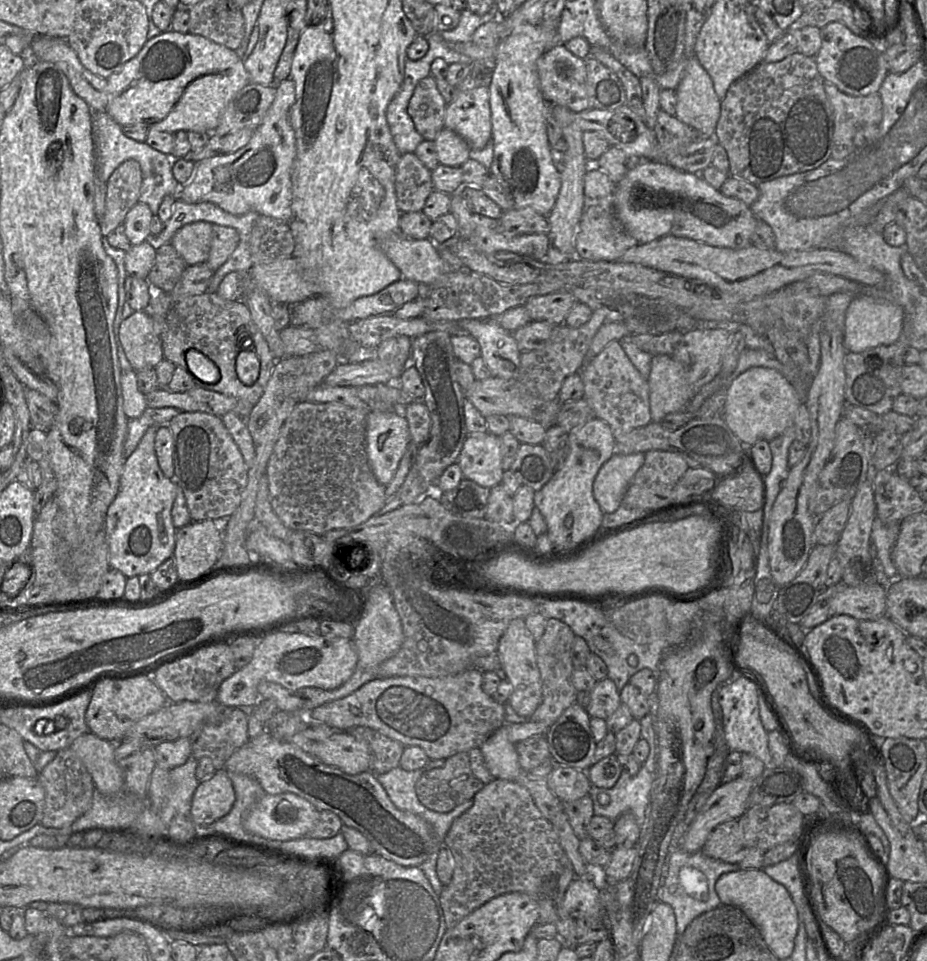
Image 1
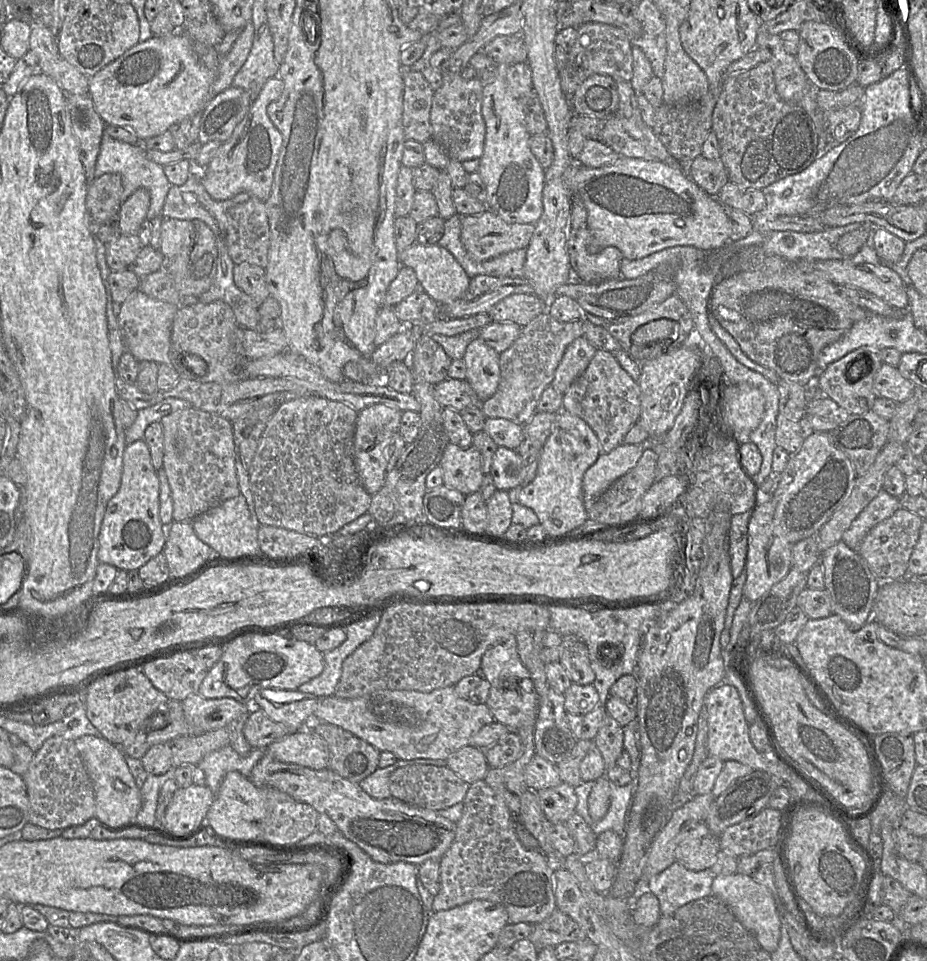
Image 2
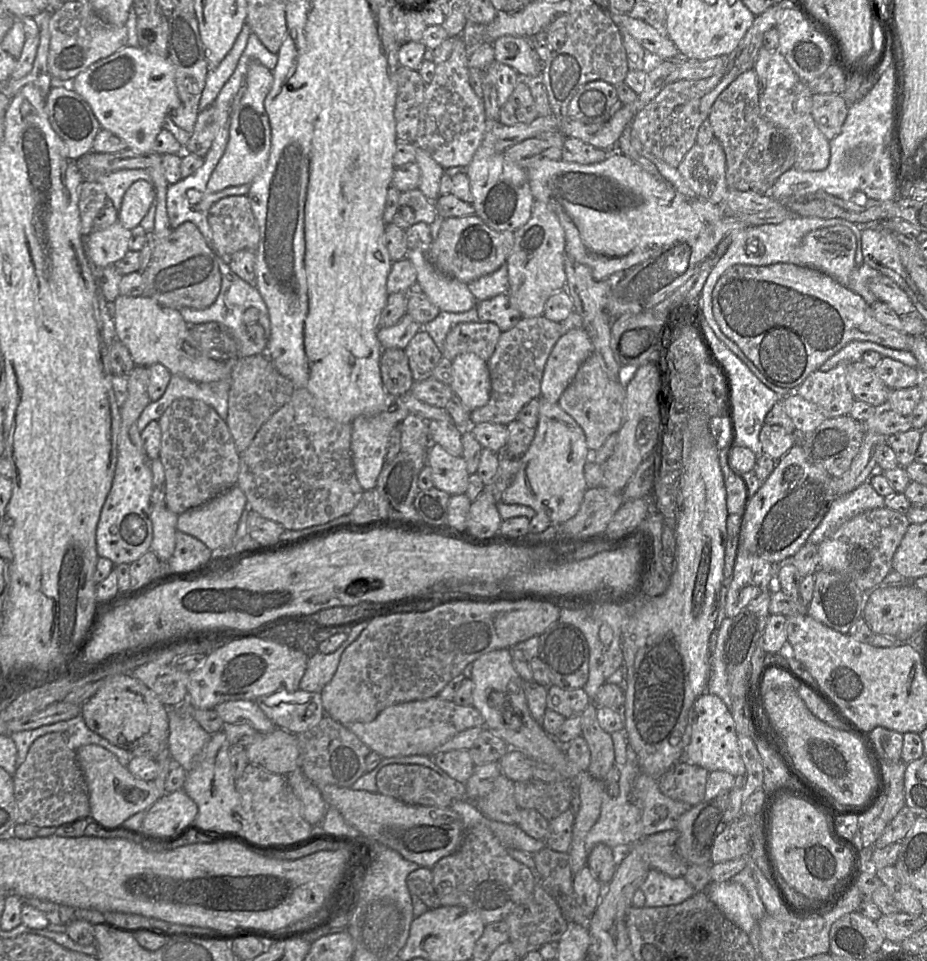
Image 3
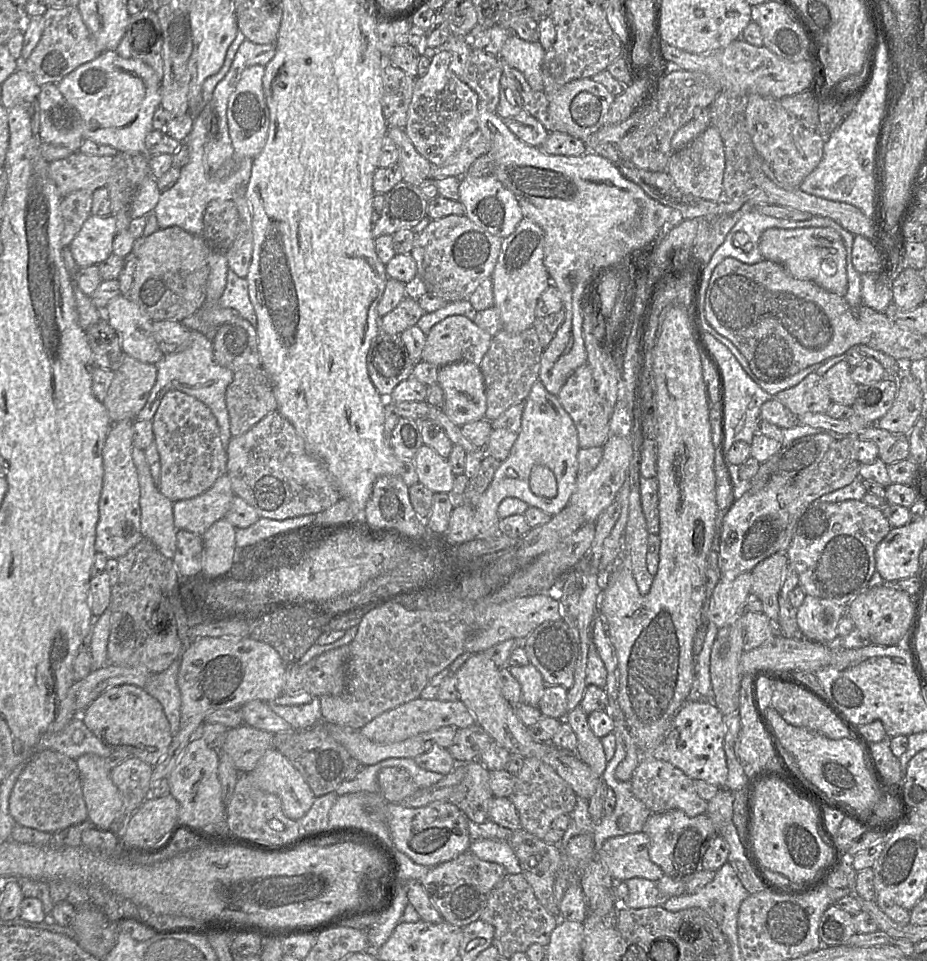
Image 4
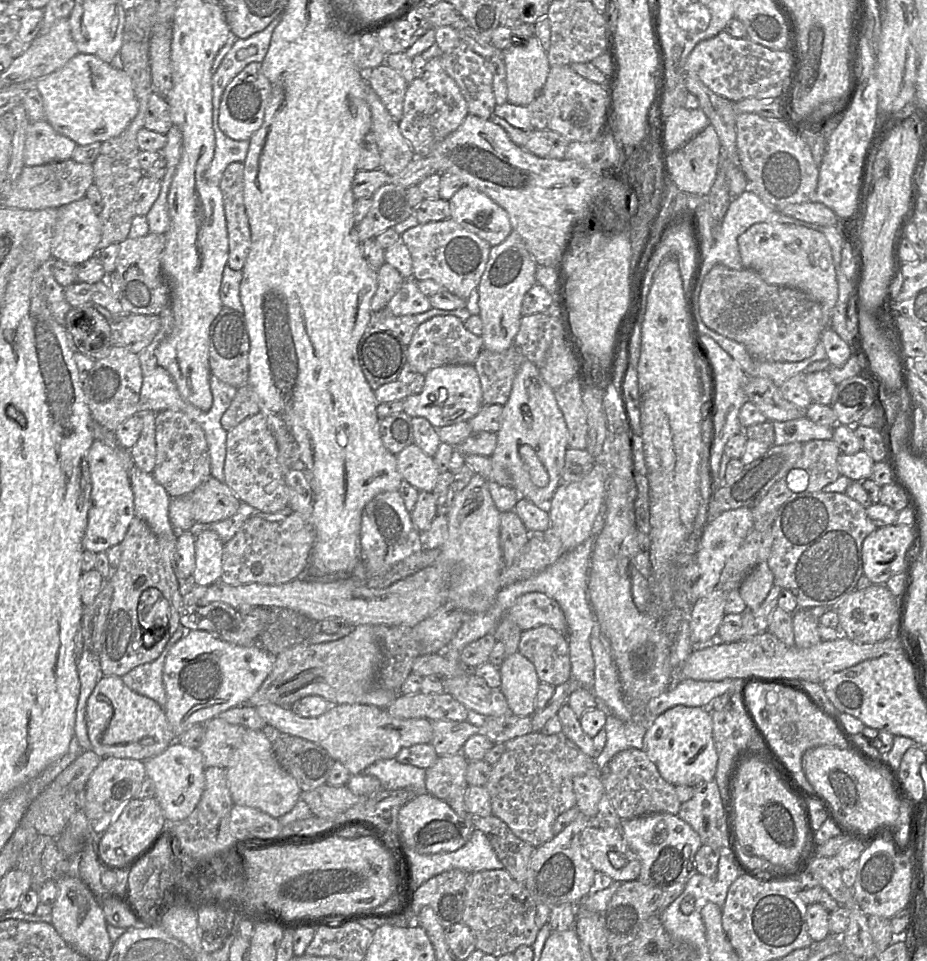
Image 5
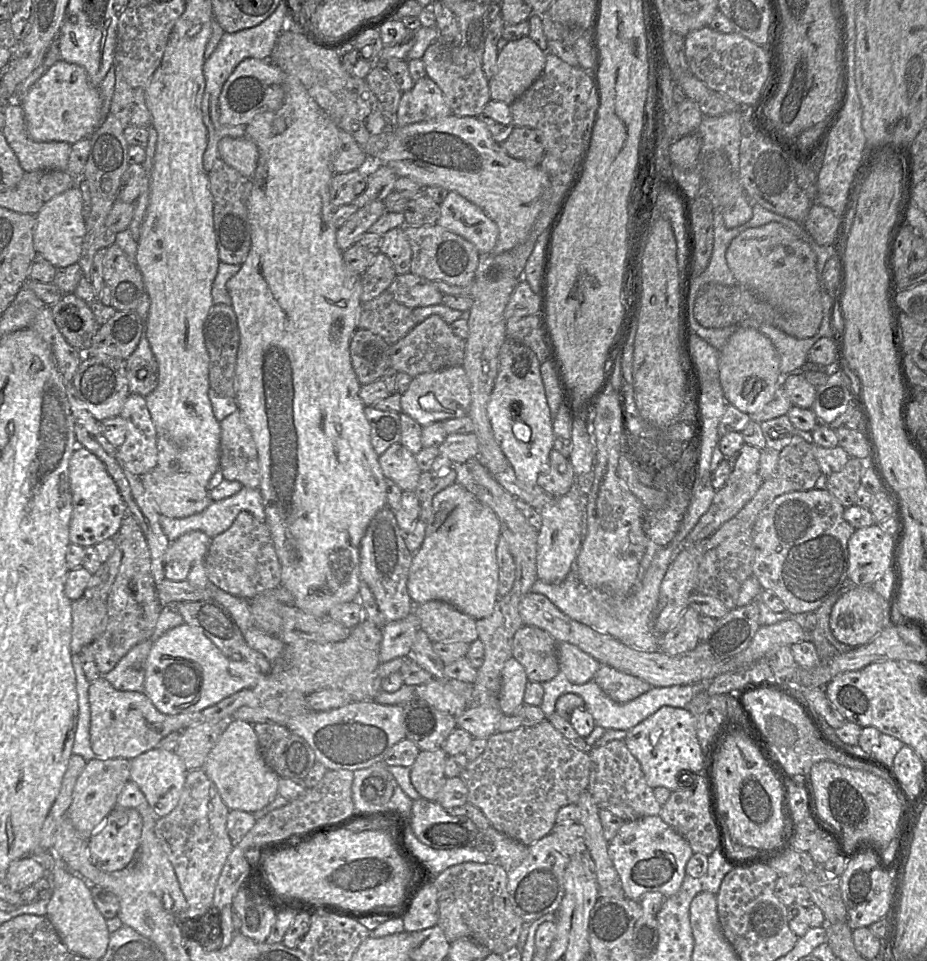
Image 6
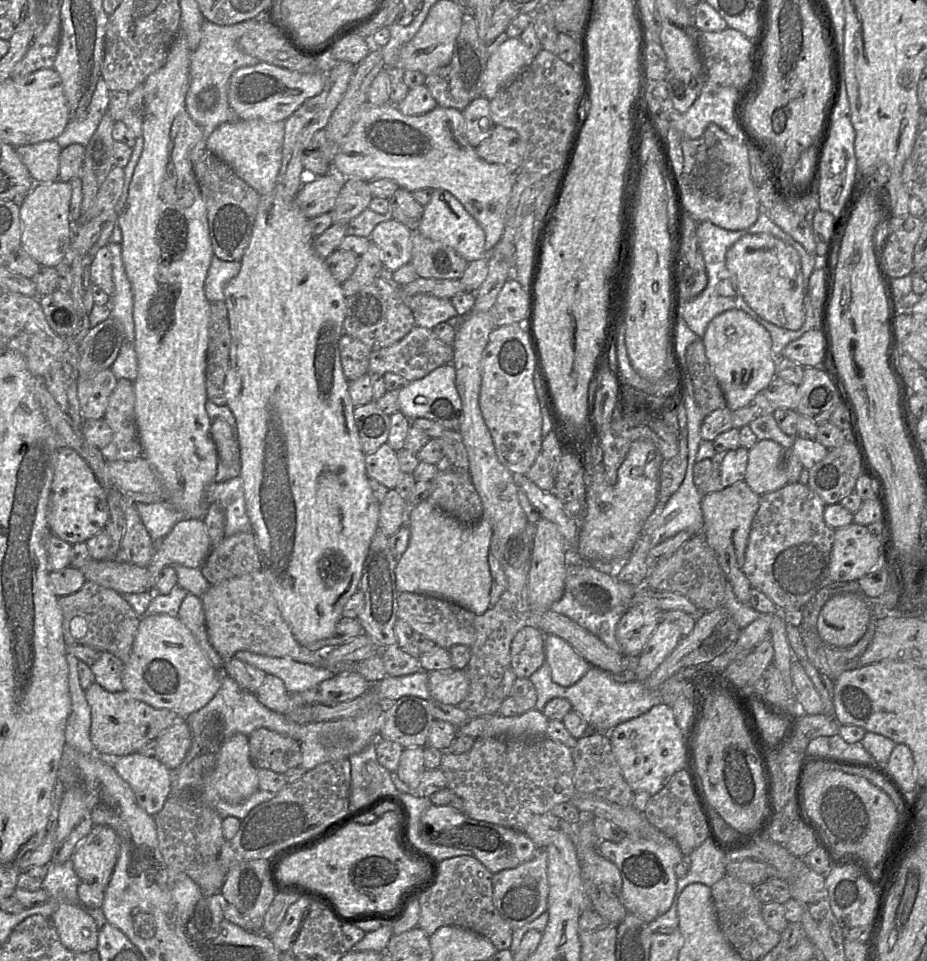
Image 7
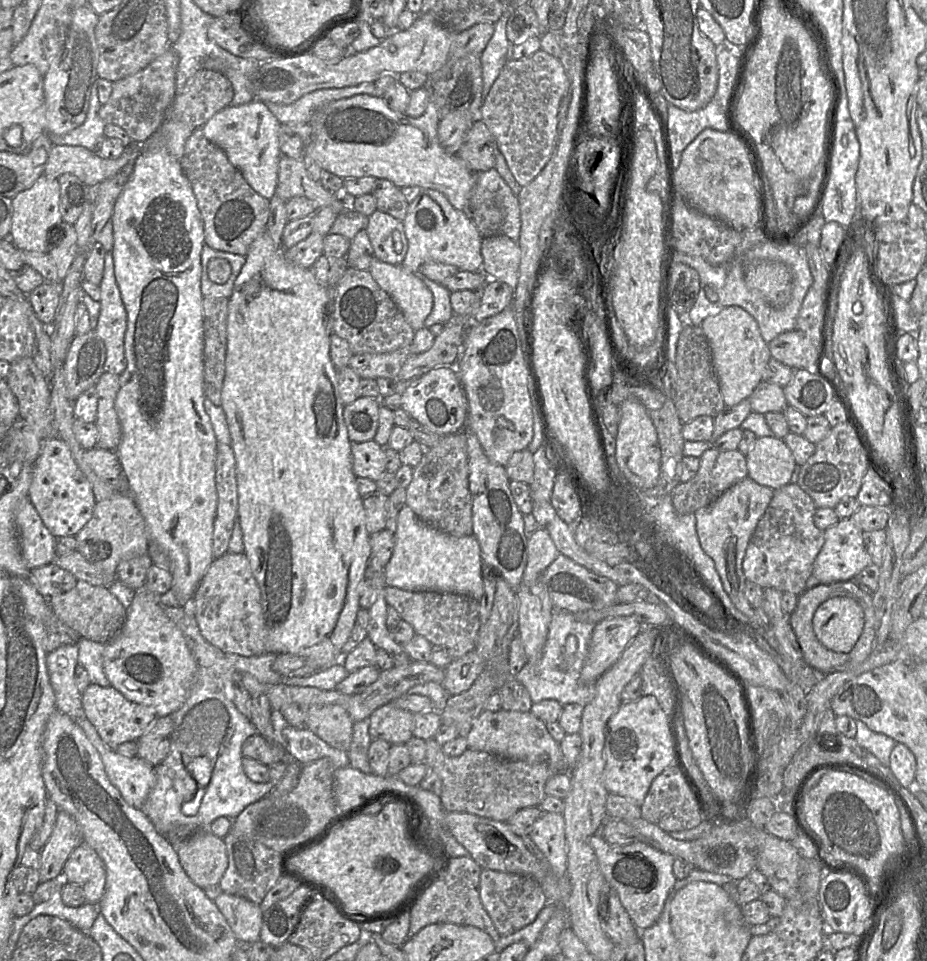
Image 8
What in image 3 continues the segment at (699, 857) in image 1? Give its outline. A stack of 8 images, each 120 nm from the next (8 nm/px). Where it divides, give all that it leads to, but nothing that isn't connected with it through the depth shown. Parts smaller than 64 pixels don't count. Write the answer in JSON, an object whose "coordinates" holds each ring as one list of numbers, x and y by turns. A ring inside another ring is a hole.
{"coordinates":[[651,869,640,890,645,895,645,907,662,907,684,902,695,893,683,877,670,877]]}

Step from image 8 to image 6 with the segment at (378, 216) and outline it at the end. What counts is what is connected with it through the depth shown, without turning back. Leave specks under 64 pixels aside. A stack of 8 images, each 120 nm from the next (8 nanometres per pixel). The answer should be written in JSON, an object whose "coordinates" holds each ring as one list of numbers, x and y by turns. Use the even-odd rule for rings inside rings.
{"coordinates":[[402,227,391,229,381,236,379,251,391,260,397,275,410,272,412,251]]}

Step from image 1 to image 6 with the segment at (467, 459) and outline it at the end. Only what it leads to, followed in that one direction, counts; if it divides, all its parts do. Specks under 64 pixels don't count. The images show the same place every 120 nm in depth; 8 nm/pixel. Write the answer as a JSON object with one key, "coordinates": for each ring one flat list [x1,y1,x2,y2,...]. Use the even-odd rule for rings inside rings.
{"coordinates":[[395,443,379,456,379,464,384,476,397,484,402,491,414,491,422,471,415,455,403,444]]}

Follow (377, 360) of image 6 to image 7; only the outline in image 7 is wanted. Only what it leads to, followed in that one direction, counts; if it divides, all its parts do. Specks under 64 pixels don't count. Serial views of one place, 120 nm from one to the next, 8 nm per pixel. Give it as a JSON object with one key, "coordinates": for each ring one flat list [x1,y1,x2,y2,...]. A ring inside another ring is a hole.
{"coordinates":[[344,333,339,342,343,371,348,381,369,374,371,349,361,340]]}

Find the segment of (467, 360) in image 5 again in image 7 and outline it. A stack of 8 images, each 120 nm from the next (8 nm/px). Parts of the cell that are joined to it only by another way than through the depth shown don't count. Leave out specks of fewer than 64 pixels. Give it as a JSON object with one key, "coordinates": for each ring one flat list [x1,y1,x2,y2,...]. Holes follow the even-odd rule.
{"coordinates":[[414,326,402,339,391,346,371,352,369,374,385,374,387,372,402,376,407,382,425,377,436,368,445,364,453,364,453,344,441,341,432,329]]}

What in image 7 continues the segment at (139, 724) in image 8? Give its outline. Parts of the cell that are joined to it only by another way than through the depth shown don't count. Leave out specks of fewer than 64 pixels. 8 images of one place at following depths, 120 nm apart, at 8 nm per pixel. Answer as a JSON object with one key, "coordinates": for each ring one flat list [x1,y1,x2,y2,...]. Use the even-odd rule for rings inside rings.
{"coordinates":[[96,681,85,691,87,701,91,707,91,741,95,753,99,757,105,757,106,759,115,759,138,752,147,742,155,740,176,719,185,718,175,711,155,708,144,701,134,698,125,690,110,692]]}

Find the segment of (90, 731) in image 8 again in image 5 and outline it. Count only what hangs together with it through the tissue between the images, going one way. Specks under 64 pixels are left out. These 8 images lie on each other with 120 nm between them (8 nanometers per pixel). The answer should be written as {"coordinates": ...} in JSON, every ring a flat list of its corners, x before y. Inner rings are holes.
{"coordinates":[[171,743,162,753,144,762,147,778,155,786,154,798,159,803,167,823,176,823,187,818,197,806,205,788,206,767,197,748]]}

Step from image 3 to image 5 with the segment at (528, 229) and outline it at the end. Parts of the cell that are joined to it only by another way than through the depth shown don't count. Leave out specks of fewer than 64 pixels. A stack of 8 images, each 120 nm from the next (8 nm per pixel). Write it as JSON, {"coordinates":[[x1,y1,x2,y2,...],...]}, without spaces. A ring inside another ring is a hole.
{"coordinates":[[514,230,503,242,491,246,489,259,477,286,480,310,478,315,483,324,483,348,501,353,512,347,514,337,520,328,523,298,536,283,537,266,523,239]]}

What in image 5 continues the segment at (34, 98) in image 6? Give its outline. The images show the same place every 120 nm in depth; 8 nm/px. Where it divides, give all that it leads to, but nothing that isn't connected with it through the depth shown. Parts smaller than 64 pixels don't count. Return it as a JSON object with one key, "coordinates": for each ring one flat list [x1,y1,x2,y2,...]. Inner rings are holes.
{"coordinates":[[79,52,60,69,38,79,36,88,43,100,45,120,77,145,104,142,120,135,139,111,129,75,91,54]]}

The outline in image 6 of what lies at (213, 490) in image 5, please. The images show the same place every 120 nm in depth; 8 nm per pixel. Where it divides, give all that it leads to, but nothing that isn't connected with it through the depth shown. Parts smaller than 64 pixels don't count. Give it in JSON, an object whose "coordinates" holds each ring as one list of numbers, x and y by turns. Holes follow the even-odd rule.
{"coordinates":[[157,466,140,475,144,489,158,511,170,518,185,518,202,512,212,502,209,489,183,471,162,471]]}

